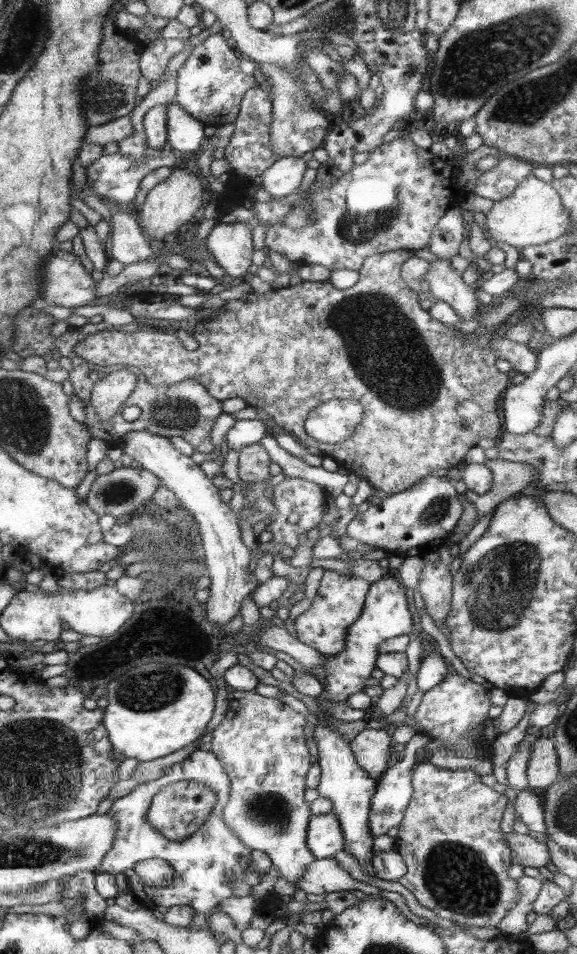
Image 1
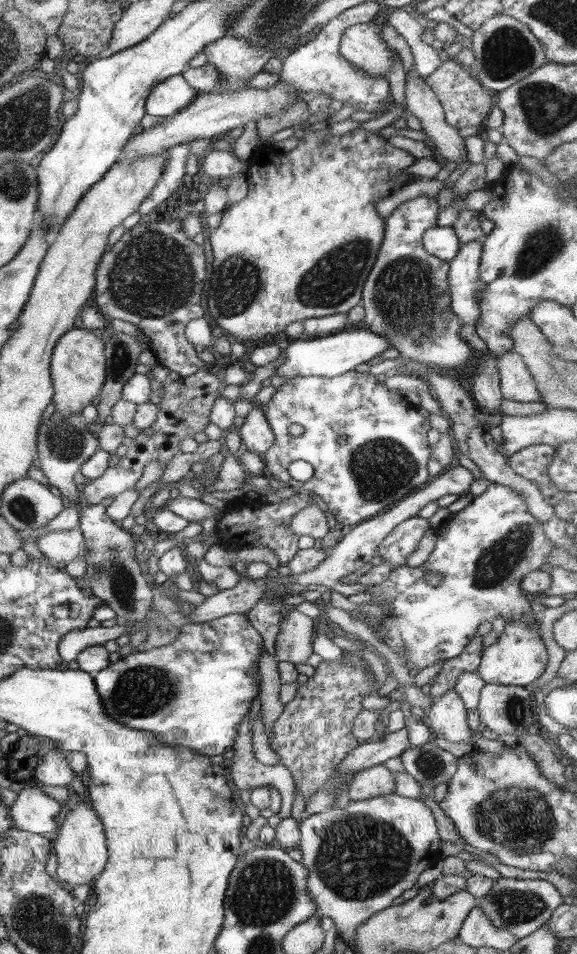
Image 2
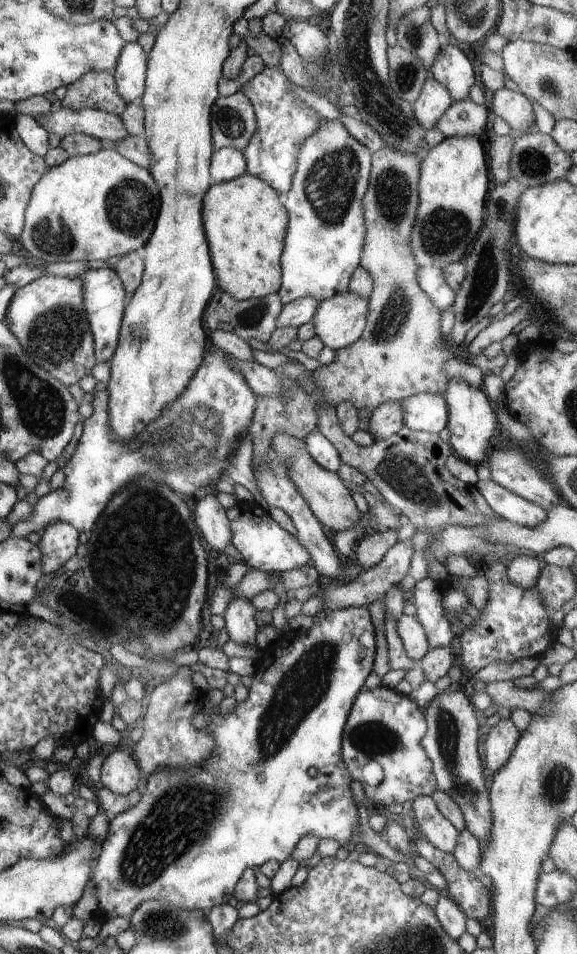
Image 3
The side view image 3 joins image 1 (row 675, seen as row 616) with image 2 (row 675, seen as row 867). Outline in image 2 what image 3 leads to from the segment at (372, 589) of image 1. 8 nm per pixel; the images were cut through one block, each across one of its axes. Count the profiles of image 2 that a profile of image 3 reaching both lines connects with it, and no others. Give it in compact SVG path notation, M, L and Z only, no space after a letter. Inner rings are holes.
M247 613L227 614L227 616L222 618L216 618L215 620L201 624L178 623L178 628L179 634L176 636L176 641L150 650L144 649L136 651L128 656L121 657L117 662L108 666L108 668L100 670L99 673L93 674L96 689L98 689L100 697L102 697L102 703L104 703L106 713L108 713L112 719L132 729L152 732L158 737L159 741L171 745L188 747L198 754L203 754L207 757L224 754L226 750L232 750L234 738L238 736L238 726L240 726L242 718L250 712L250 706L252 702L254 702L258 690L260 690L260 683L256 681L256 674L259 674L259 670L258 667L254 666L258 664L260 654L262 654L263 638L260 632L258 632L255 621Z

